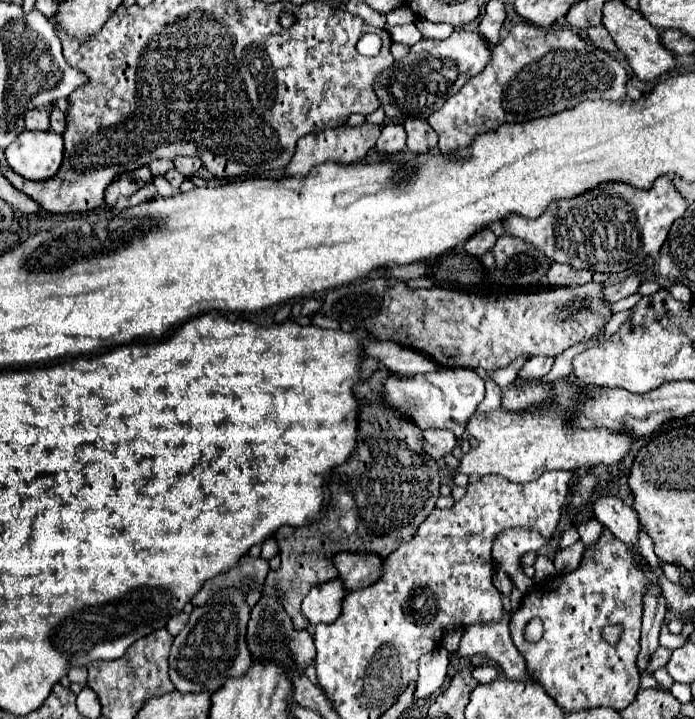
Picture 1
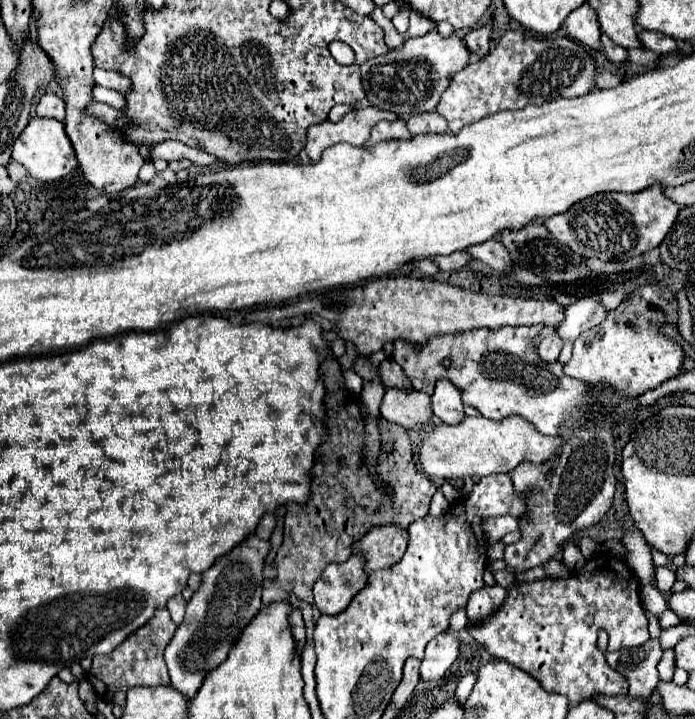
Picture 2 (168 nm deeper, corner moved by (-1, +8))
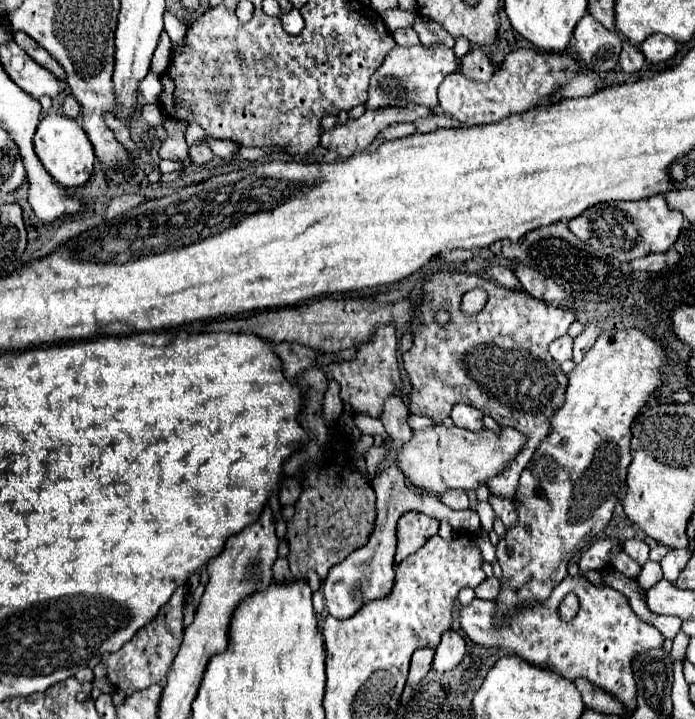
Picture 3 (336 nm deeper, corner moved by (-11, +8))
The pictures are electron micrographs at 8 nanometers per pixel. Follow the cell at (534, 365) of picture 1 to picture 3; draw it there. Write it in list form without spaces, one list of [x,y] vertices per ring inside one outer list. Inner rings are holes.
[[[570,336],[556,338],[556,340],[550,344],[550,354],[552,354],[552,358],[554,358],[558,364],[570,360],[570,358],[572,358],[572,338],[570,338]]]

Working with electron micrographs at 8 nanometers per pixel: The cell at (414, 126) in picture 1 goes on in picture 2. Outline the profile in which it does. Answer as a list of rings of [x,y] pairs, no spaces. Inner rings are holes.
[[[422,112],[422,114],[414,114],[408,118],[408,130],[412,136],[420,136],[420,134],[442,134],[448,132],[446,128],[446,120],[442,120],[442,116],[438,116],[436,112]]]

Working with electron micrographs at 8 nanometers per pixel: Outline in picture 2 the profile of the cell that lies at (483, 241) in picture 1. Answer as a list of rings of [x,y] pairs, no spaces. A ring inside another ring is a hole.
[[[492,238],[492,240],[486,240],[486,242],[482,242],[482,244],[474,244],[474,246],[470,246],[466,252],[468,252],[472,258],[482,260],[484,264],[488,264],[490,268],[494,268],[494,270],[498,270],[498,272],[506,272],[508,266],[512,264],[510,254],[506,252],[504,244],[502,244],[500,240],[494,240],[494,238]]]

